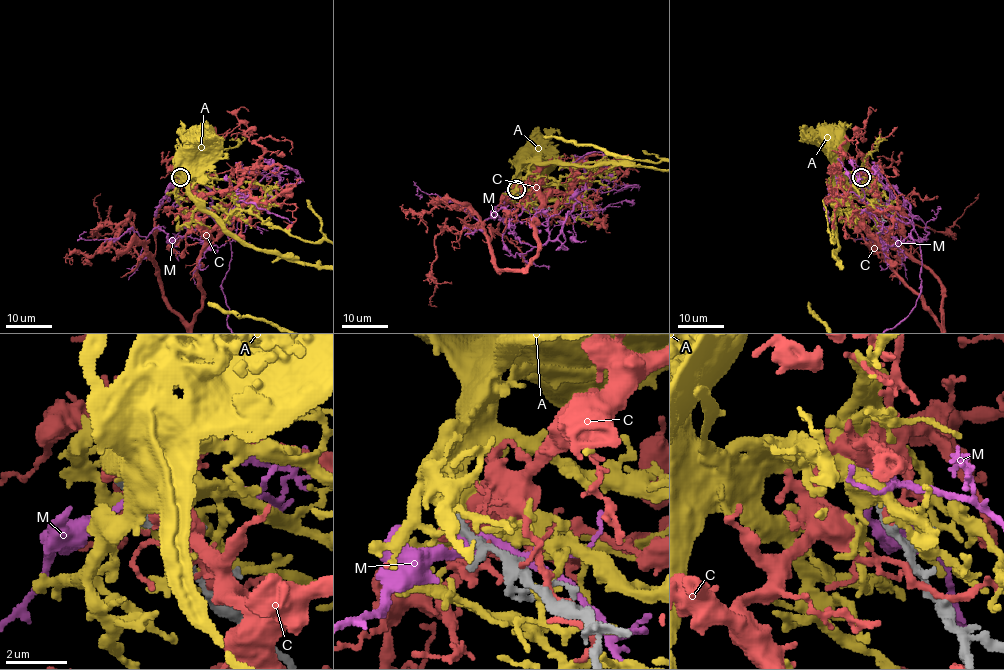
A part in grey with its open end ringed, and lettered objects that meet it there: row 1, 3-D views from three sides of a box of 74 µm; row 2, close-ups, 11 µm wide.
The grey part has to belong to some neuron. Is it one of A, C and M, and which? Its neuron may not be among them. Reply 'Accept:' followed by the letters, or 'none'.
Accept: A

